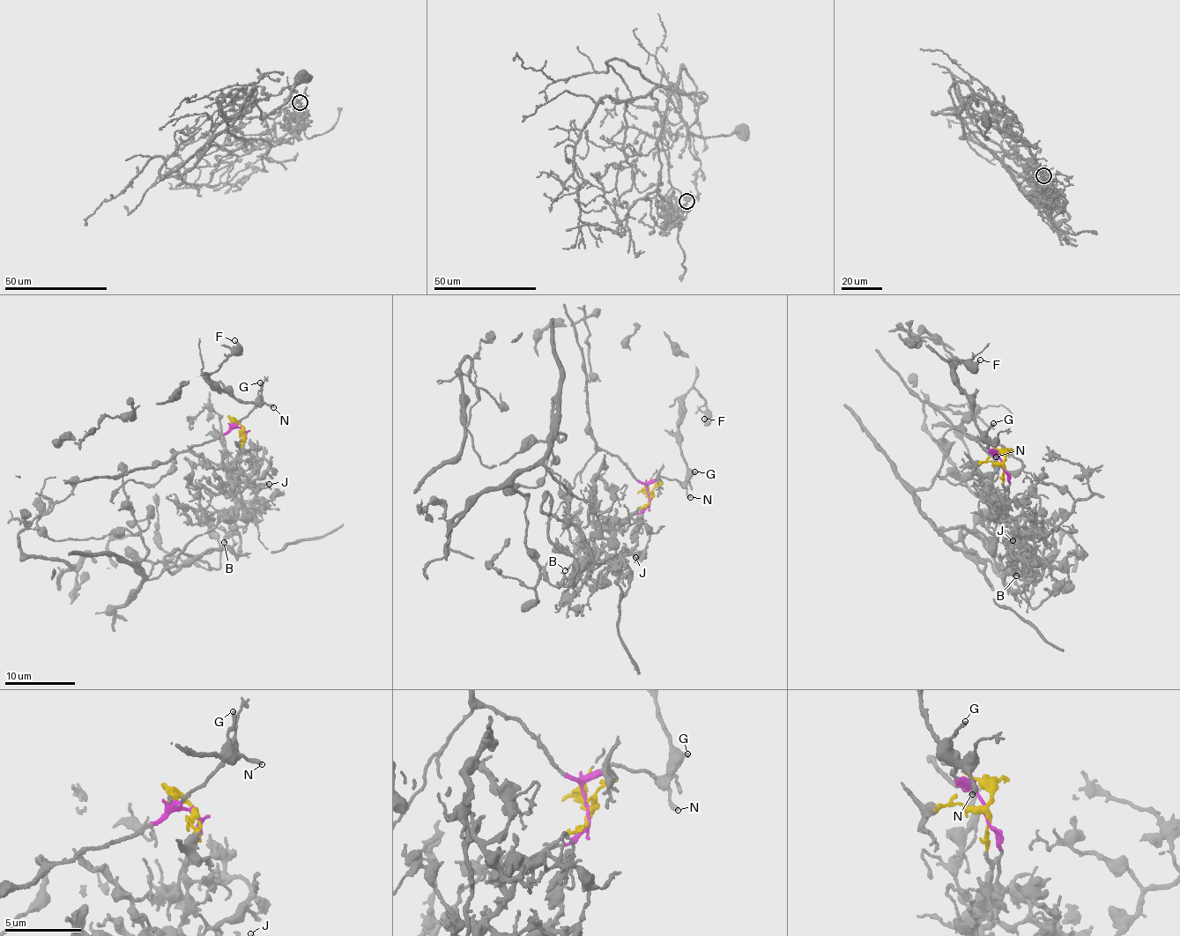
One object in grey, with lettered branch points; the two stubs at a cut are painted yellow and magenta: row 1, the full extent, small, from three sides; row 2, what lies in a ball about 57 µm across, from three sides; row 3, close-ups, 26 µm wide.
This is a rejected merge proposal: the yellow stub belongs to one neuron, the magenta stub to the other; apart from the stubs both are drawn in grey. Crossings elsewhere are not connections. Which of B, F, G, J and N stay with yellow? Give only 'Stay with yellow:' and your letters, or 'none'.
Stay with yellow: B, J

